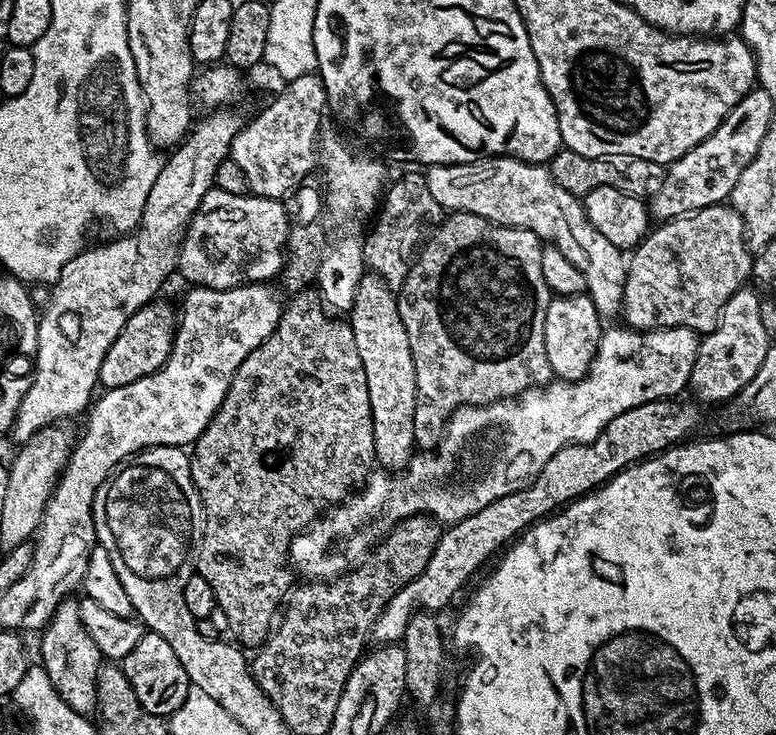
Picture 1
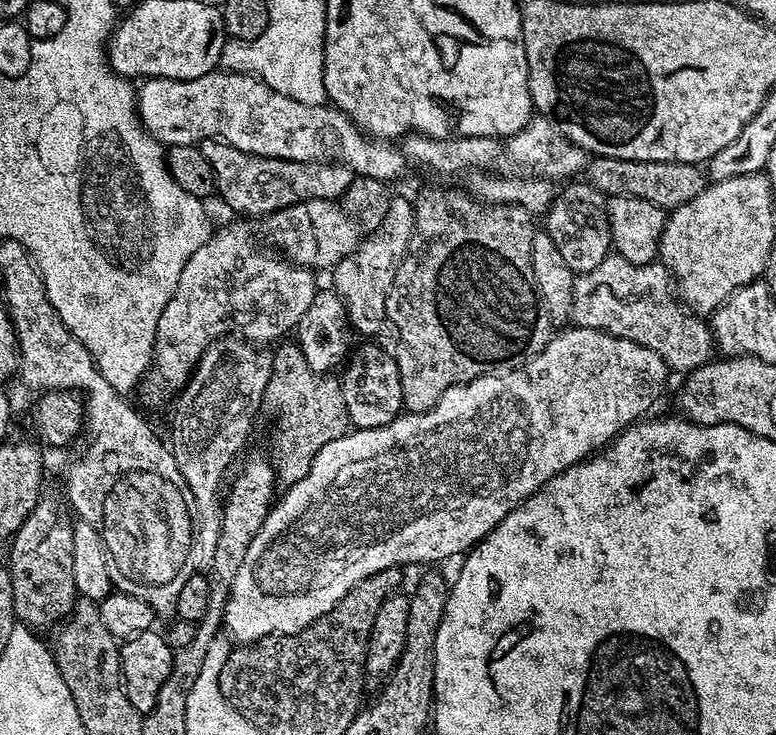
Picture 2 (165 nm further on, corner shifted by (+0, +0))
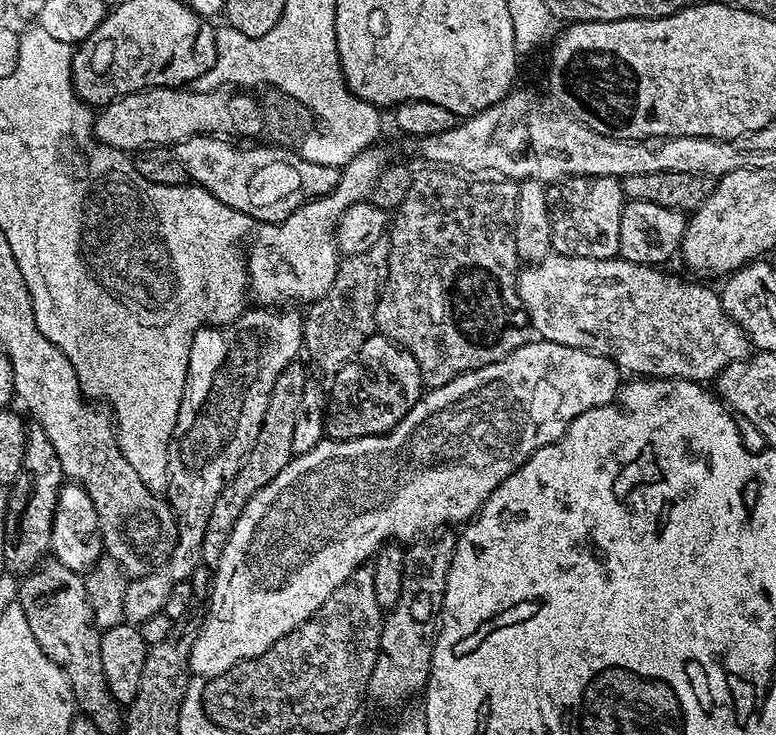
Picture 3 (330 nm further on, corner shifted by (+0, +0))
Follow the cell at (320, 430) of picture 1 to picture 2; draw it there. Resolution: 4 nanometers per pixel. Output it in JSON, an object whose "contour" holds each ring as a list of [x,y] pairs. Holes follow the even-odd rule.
{"contour":[[[281,343],[272,356],[272,373],[266,386],[263,407],[276,415],[276,429],[272,432],[272,469],[281,481],[302,478],[314,462],[318,450],[334,438],[342,438],[350,431],[346,402],[340,393],[340,381],[332,374],[317,374],[306,366],[306,358],[299,344]]]}

